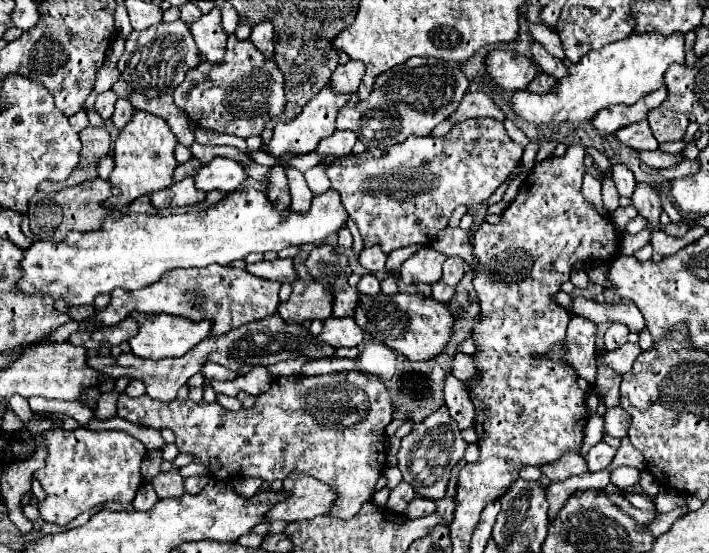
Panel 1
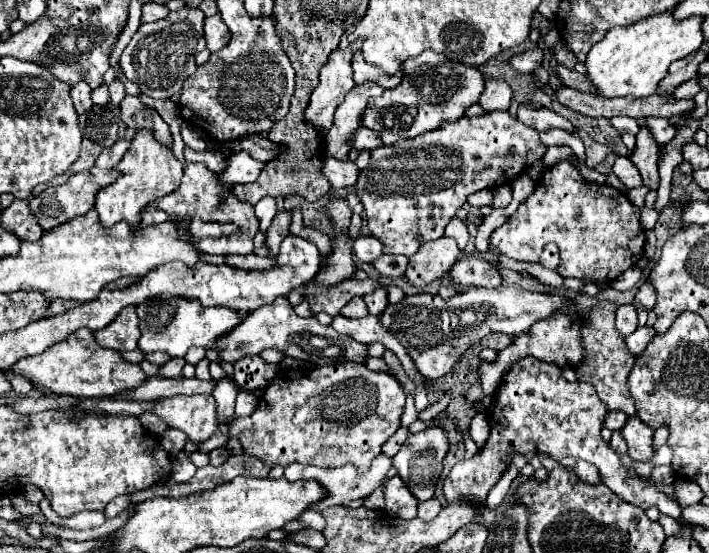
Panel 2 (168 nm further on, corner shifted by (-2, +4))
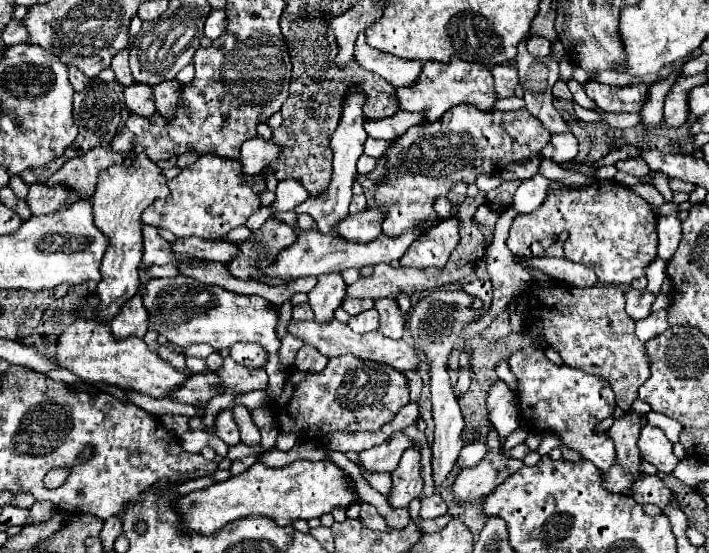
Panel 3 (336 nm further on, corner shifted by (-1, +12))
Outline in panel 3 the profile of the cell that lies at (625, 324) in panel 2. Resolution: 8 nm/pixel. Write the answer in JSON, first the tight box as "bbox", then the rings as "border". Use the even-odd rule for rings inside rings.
{"bbox":[625,290,655,320],"border":[[[629,290],[625,294],[625,300],[627,300],[625,310],[629,312],[629,316],[633,320],[643,320],[651,314],[651,304],[655,300],[655,294],[651,294],[647,290]]]}

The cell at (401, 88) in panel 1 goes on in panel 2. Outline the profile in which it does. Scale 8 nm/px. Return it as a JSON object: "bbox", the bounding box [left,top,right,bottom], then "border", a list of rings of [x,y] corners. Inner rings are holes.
{"bbox":[360,50,484,144],"border":[[[426,50],[418,58],[406,60],[402,64],[402,72],[402,82],[386,90],[382,96],[370,98],[360,118],[362,126],[378,132],[384,144],[396,144],[402,138],[414,138],[444,122],[462,118],[464,110],[478,102],[484,84],[480,70],[440,56],[434,50]]]}

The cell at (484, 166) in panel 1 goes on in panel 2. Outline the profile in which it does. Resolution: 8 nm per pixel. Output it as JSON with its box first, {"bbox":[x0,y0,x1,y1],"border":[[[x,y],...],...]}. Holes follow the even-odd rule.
{"bbox":[356,112,546,256],"border":[[[486,112],[474,118],[460,118],[456,122],[444,124],[444,128],[436,128],[416,136],[408,148],[402,148],[400,144],[376,148],[376,152],[372,152],[370,166],[364,168],[358,176],[356,196],[360,198],[366,210],[368,230],[384,244],[384,252],[412,256],[416,254],[420,244],[438,240],[444,234],[446,224],[466,202],[468,194],[514,182],[522,174],[526,164],[532,166],[544,156],[544,152],[546,146],[540,142],[538,132],[534,128],[524,126],[508,112]],[[420,150],[424,156],[428,154],[426,162],[422,160],[422,156],[418,156]]]}

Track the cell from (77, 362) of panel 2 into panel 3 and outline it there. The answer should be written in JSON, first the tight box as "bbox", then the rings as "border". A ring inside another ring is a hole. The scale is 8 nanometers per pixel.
{"bbox":[57,320,187,398],"border":[[[75,320],[57,340],[57,364],[75,372],[83,382],[105,382],[123,390],[137,390],[153,398],[165,398],[173,390],[181,388],[187,376],[175,370],[169,362],[159,358],[157,352],[149,350],[141,338],[117,340],[111,334],[109,324],[95,320]]]}

